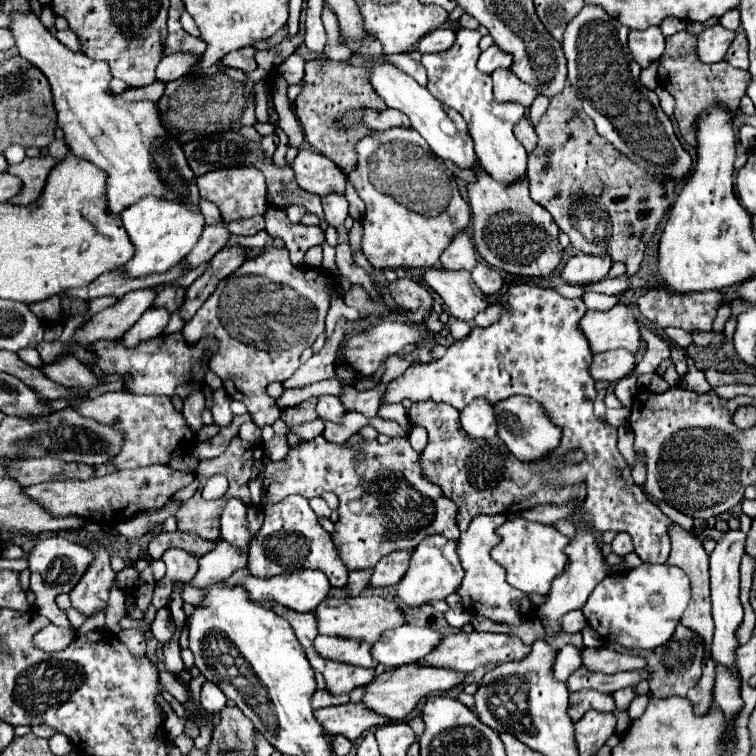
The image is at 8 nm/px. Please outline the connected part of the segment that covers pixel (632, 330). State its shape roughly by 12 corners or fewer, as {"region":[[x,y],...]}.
{"region":[[629,304],[589,310],[581,330],[593,352],[637,352],[641,328]]}

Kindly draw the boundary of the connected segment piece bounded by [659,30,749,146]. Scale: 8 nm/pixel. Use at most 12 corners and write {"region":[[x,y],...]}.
{"region":[[697,36],[667,38],[659,84],[675,98],[683,140],[711,106],[737,108],[747,70],[697,60]]}

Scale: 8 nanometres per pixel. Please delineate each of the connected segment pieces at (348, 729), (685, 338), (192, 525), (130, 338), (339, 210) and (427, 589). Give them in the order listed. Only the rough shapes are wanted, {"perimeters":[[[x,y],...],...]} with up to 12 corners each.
{"perimeters":[[[363,704],[315,710],[323,730],[351,742],[391,724]],[[681,328],[663,330],[679,348],[691,346],[691,334]],[[201,490],[175,518],[181,532],[219,538],[225,502],[207,502]],[[149,308],[125,332],[127,346],[163,334],[169,312]],[[339,194],[323,198],[325,220],[341,226],[347,218],[347,200]],[[433,534],[397,584],[403,604],[457,592],[457,540]]]}

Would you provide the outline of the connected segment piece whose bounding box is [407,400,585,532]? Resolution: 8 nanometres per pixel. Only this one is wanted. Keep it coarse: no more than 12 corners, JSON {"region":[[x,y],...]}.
{"region":[[415,402],[411,424],[429,434],[421,474],[477,514],[565,504],[585,486],[549,488],[499,436],[473,440],[459,410]]}

